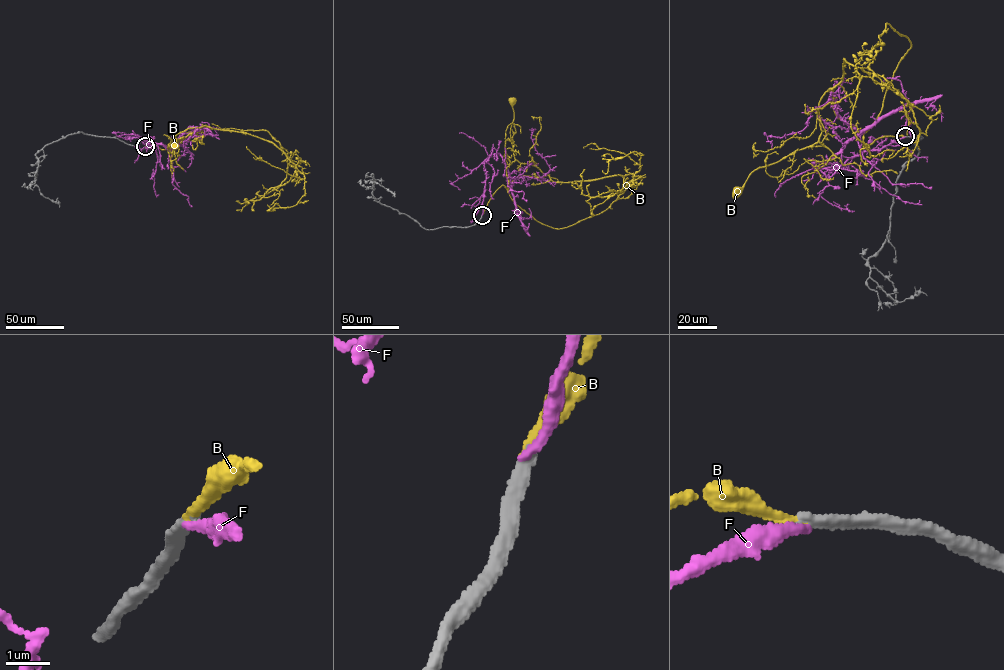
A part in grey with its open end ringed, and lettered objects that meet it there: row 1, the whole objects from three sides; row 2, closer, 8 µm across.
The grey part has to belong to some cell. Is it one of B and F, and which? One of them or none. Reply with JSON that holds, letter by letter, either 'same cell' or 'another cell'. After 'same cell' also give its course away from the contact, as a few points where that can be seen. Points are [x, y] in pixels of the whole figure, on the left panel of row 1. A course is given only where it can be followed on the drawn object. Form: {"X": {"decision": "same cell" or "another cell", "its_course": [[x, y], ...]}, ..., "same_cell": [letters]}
{"B": {"decision": "same cell", "its_course": [[145, 147], [152, 143], [165, 149], [177, 134], [208, 126], [177, 140], [173, 138], [174, 147]]}, "F": {"decision": "another cell"}, "same_cell": ["B"]}

